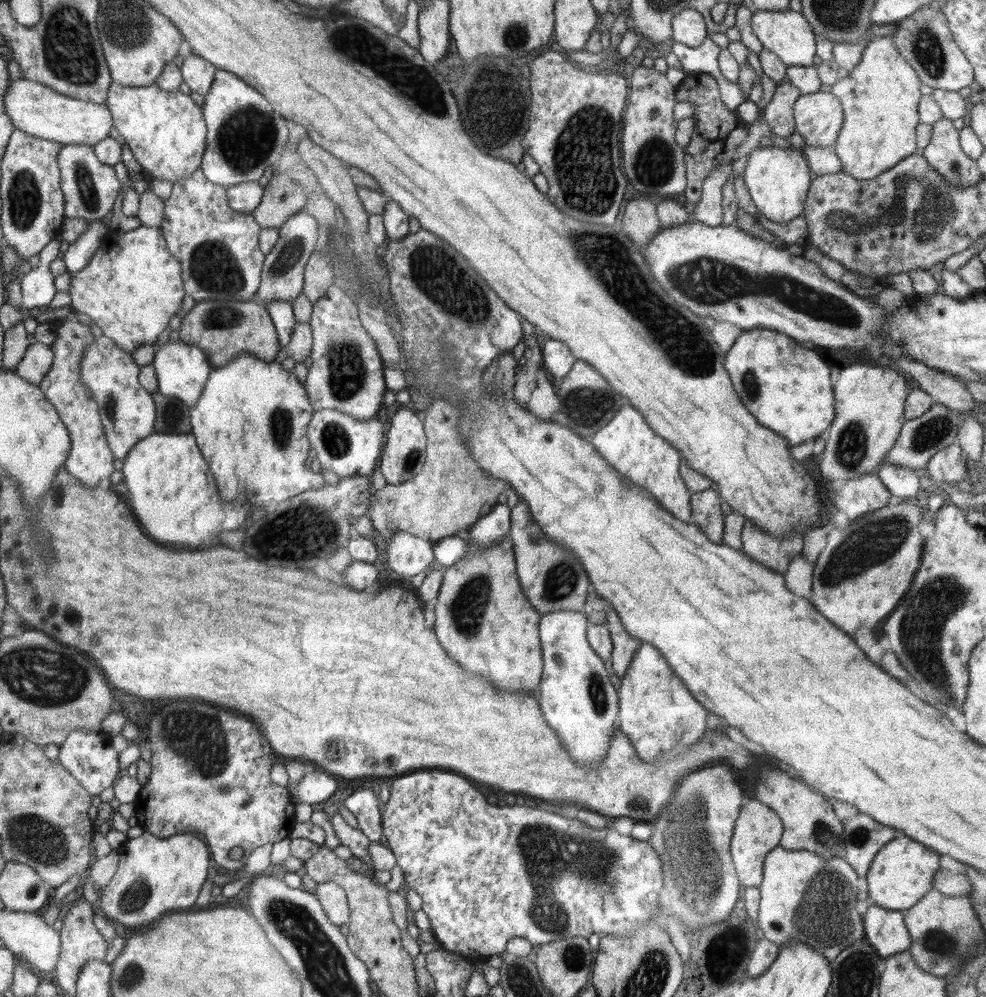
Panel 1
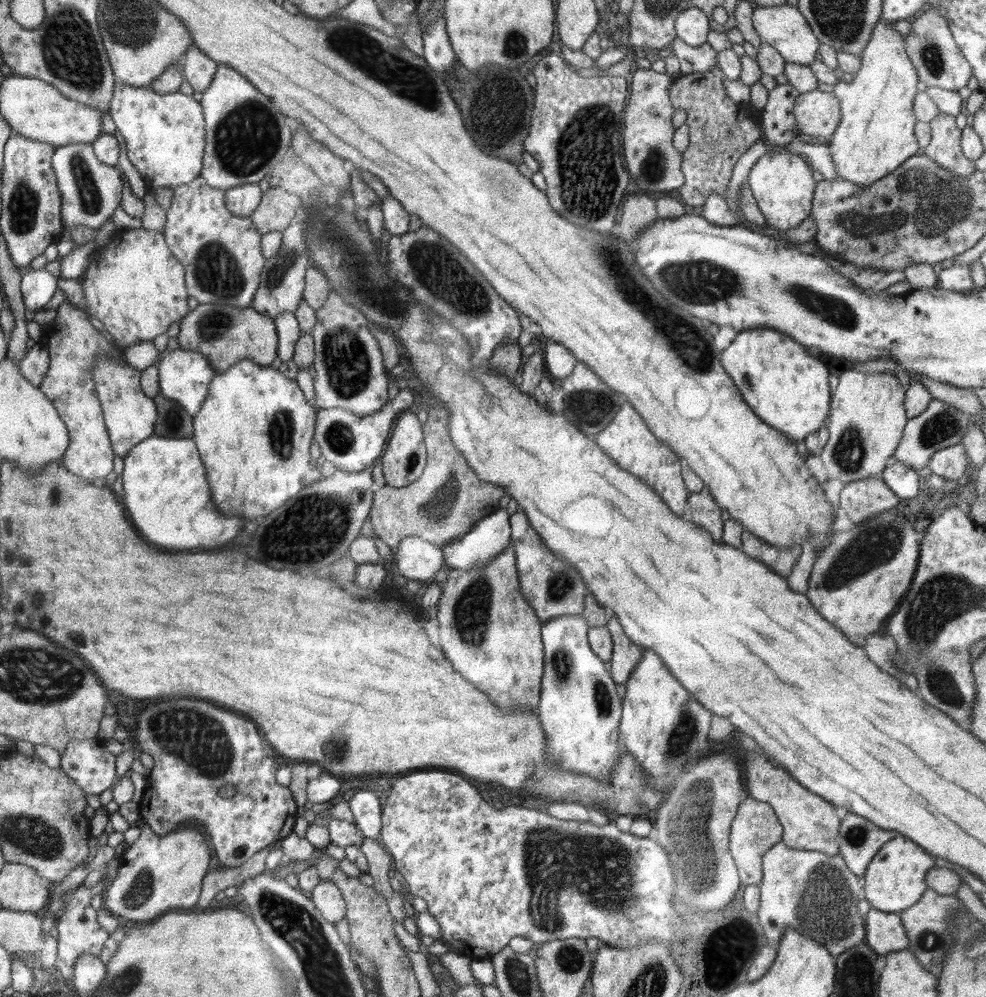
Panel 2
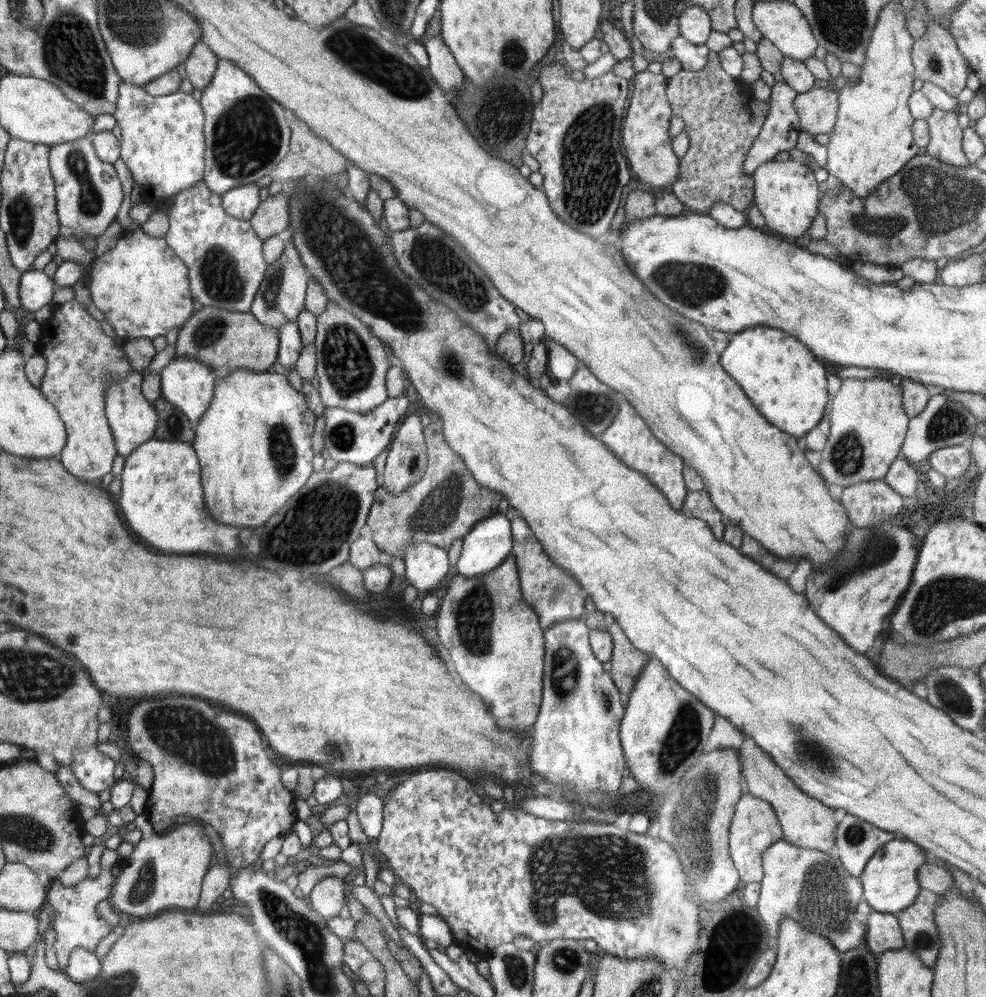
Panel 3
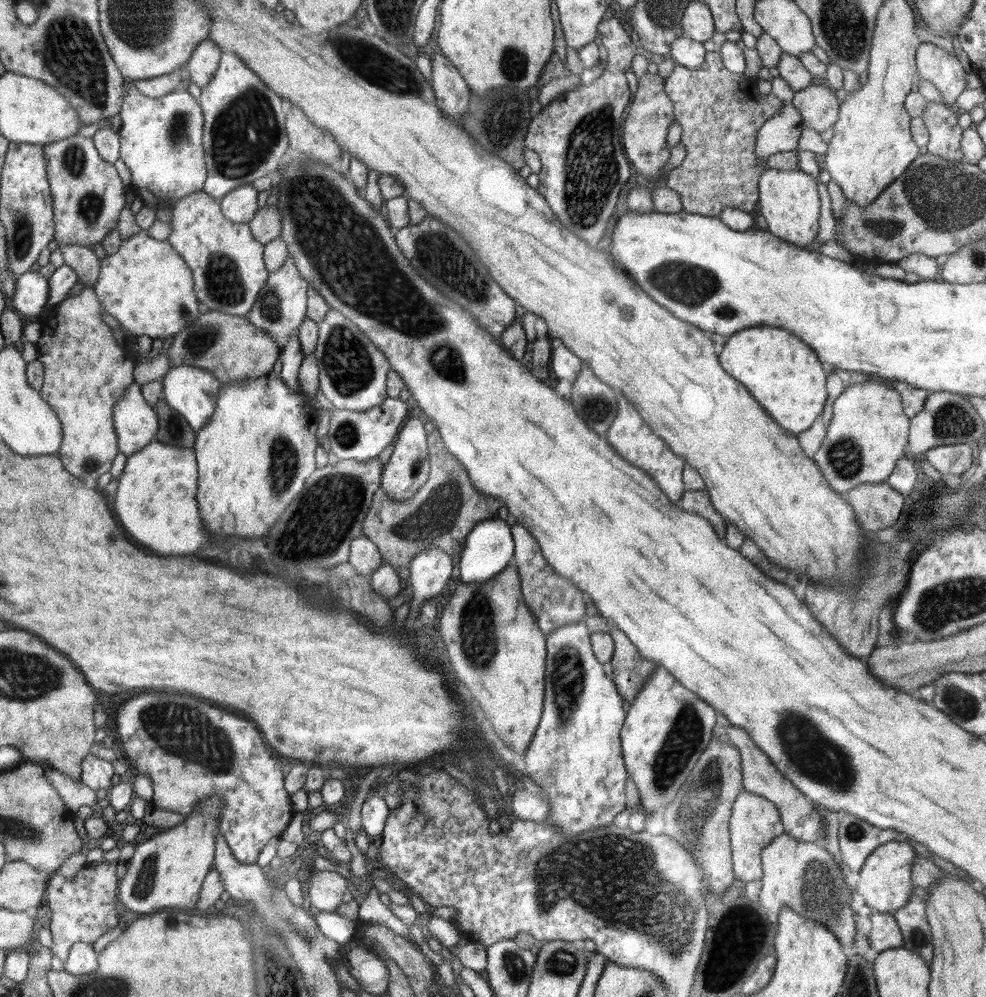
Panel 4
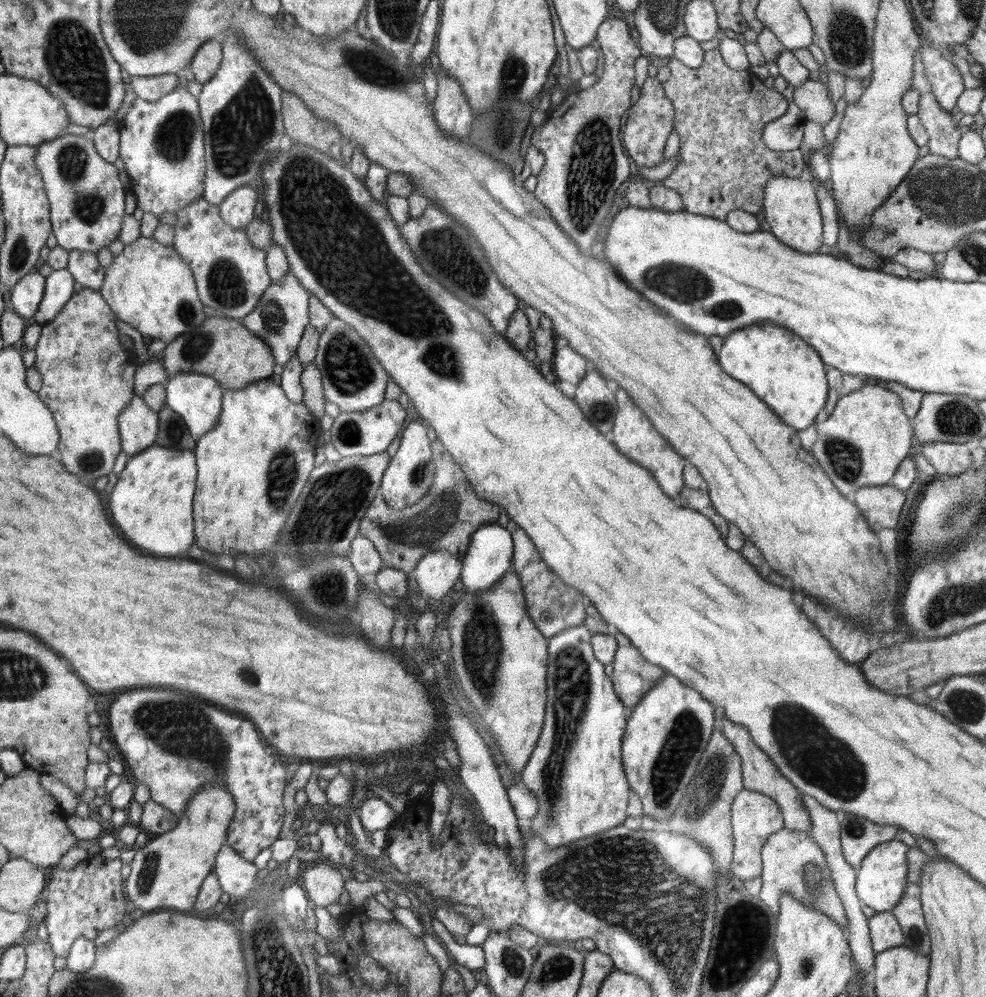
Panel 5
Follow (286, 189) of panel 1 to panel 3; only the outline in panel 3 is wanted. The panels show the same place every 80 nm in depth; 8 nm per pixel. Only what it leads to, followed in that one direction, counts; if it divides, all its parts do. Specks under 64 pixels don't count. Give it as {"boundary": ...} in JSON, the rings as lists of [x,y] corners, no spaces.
{"boundary":[[[282,191],[267,197],[250,219],[252,228],[262,240],[286,230],[290,222],[289,195]]]}

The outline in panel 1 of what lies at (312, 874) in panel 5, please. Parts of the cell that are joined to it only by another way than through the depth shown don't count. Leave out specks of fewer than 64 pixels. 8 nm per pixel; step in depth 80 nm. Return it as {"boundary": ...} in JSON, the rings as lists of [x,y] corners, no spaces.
{"boundary":[[[333,882],[317,884],[315,895],[332,924],[340,927],[349,922],[349,902],[347,894],[341,886]]]}

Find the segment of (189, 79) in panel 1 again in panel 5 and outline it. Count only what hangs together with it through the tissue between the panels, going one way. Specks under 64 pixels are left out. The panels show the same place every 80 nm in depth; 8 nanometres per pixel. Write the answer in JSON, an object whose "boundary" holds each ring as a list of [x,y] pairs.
{"boundary":[[[220,38],[206,40],[189,63],[188,68],[201,85],[208,83],[216,75],[223,57],[222,47]]]}

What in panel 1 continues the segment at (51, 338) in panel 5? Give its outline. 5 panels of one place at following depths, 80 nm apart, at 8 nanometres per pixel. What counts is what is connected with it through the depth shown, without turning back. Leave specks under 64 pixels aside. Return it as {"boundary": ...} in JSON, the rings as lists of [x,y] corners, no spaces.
{"boundary":[[[73,311],[66,315],[59,314],[55,320],[57,338],[50,345],[54,351],[54,360],[49,371],[38,385],[45,397],[55,406],[60,420],[65,424],[71,438],[71,449],[63,464],[72,476],[85,487],[94,488],[102,478],[108,478],[115,471],[113,452],[108,446],[106,435],[100,420],[98,405],[91,390],[83,385],[81,362],[88,345],[95,342],[90,327],[78,321]]]}

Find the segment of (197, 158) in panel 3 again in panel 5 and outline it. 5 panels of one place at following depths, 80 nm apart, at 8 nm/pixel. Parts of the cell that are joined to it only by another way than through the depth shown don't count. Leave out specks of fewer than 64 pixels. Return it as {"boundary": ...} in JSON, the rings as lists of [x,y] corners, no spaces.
{"boundary":[[[182,84],[154,103],[136,98],[125,118],[119,123],[119,158],[123,160],[132,183],[137,207],[144,213],[152,213],[158,218],[165,212],[177,214],[180,209],[188,207],[203,196],[206,163],[201,120],[197,98]]]}

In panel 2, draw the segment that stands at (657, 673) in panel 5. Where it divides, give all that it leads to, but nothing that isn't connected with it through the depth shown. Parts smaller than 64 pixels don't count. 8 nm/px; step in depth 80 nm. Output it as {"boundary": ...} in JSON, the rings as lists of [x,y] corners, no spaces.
{"boundary":[[[613,615],[606,624],[613,640],[610,674],[616,684],[626,684],[632,671],[643,657],[644,648],[634,644],[622,629],[620,622]]]}

